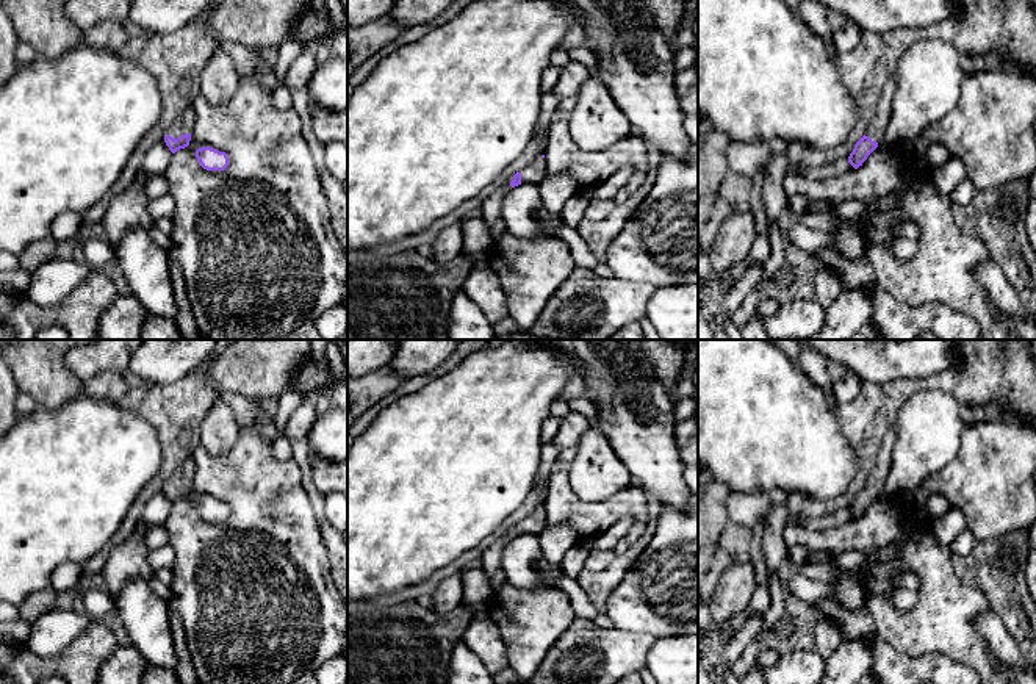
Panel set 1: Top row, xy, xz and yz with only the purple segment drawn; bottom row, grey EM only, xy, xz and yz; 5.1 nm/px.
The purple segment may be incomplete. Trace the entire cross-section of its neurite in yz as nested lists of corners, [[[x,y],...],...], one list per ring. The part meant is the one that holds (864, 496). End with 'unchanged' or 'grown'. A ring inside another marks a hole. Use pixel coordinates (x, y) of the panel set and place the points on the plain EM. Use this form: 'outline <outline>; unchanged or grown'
outline [[[894,424],[884,434],[873,471],[869,474],[864,487],[854,495],[854,499],[848,507],[848,513],[854,520],[862,517],[867,507],[878,498],[880,491],[884,488],[889,471],[892,468],[892,454],[895,440],[897,440],[897,426]]]; grown

